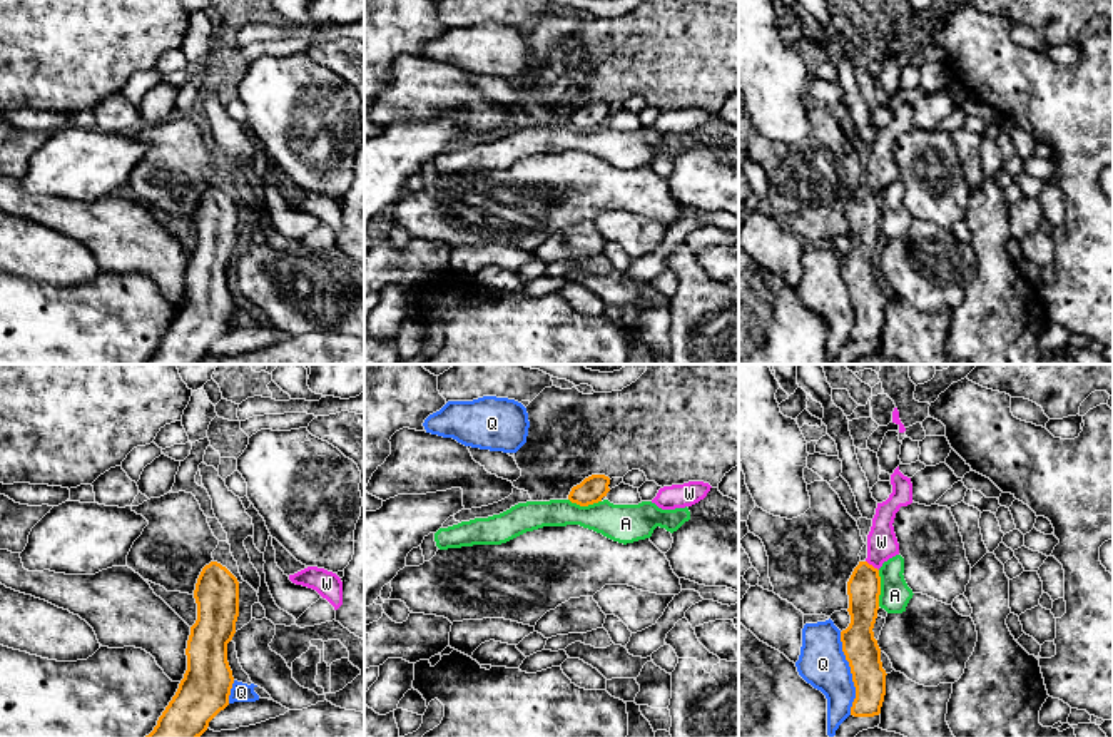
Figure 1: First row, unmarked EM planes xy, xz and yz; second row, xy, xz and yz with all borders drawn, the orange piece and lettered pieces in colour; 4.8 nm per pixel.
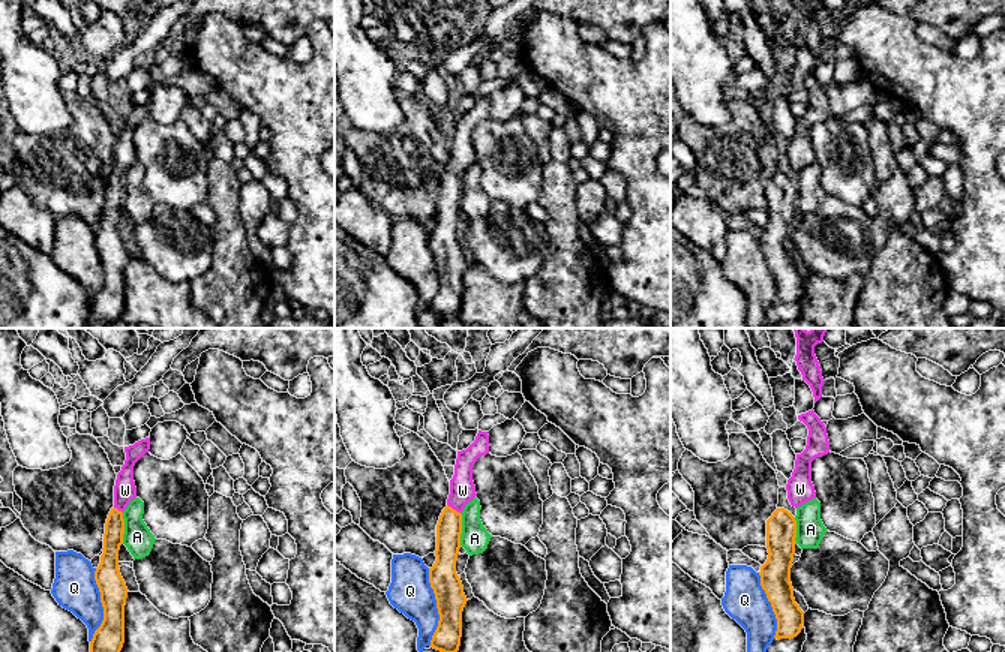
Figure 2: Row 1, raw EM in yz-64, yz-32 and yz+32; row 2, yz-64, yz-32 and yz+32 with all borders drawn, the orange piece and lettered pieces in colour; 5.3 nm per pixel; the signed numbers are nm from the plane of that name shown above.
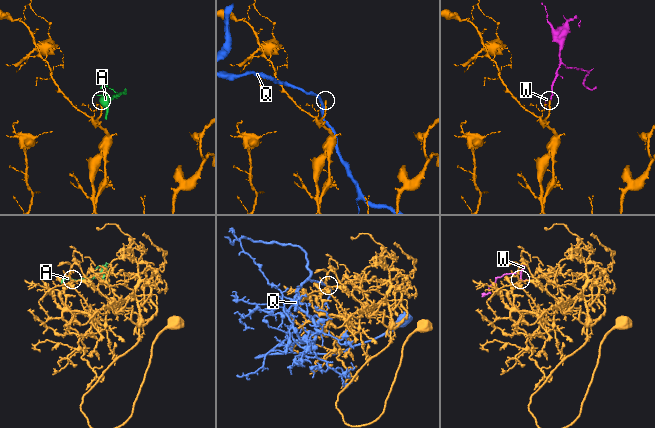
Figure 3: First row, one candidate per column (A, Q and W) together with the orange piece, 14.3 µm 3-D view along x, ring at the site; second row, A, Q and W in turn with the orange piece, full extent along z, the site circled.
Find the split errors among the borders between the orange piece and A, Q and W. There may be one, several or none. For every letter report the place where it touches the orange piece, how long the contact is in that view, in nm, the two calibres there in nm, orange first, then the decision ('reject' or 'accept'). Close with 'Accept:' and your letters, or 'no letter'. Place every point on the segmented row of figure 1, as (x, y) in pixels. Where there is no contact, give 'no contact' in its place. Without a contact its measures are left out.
A: yz (879, 589) | 180 nm | 160/140 nm | reject
Q: yz (851, 672) | 400 nm | 170/220 nm | reject
W: yz (871, 565) | 80 nm | 160/140 nm | accept
Accept: W

